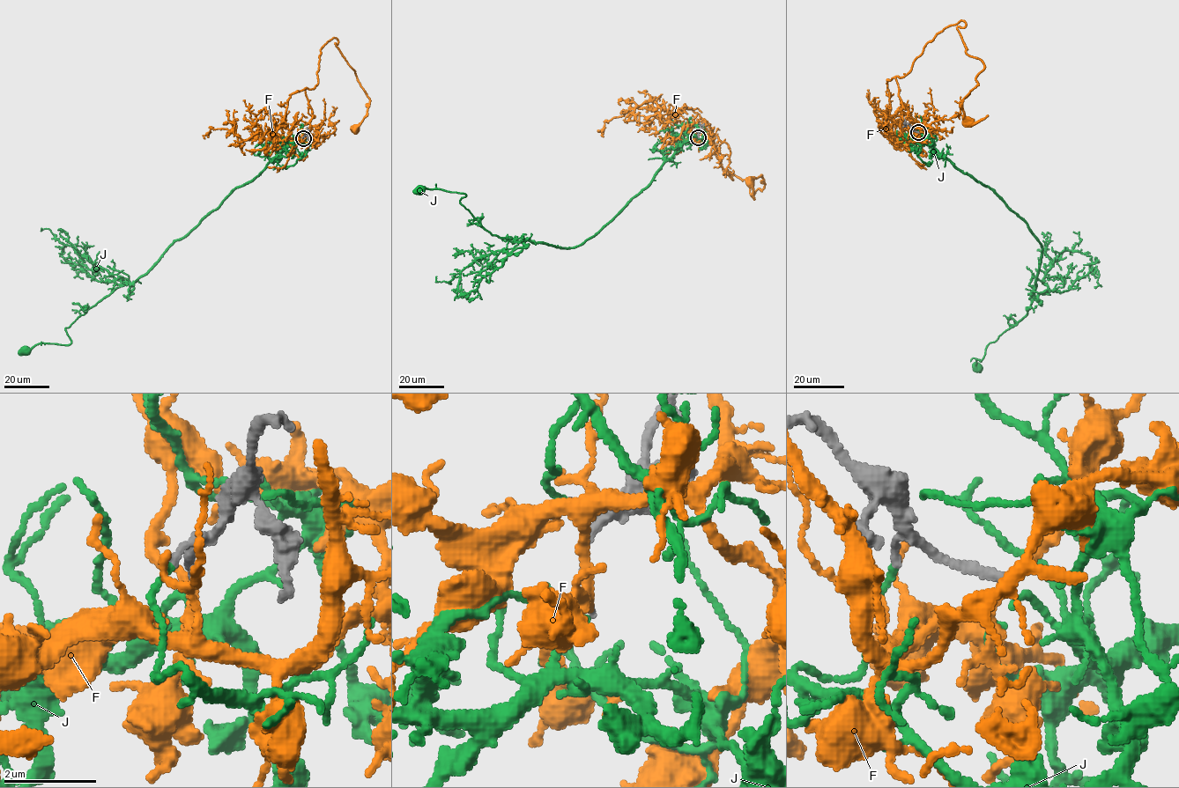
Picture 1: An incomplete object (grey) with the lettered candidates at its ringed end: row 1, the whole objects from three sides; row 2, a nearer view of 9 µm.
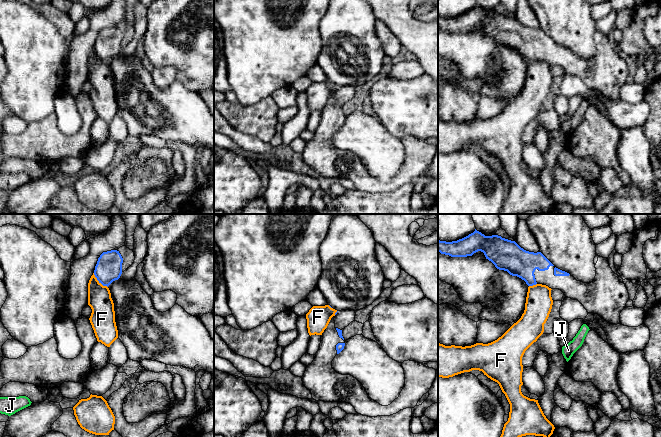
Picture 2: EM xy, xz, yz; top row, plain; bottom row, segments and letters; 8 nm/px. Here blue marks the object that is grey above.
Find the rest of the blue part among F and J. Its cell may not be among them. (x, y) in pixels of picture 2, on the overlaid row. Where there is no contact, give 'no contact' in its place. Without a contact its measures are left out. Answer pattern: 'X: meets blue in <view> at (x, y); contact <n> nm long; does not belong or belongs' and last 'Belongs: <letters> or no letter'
F: meets blue in xy at (99, 281); contact 170 nm long; does not belong
J: no contact; does not belong
Belongs: no letter

